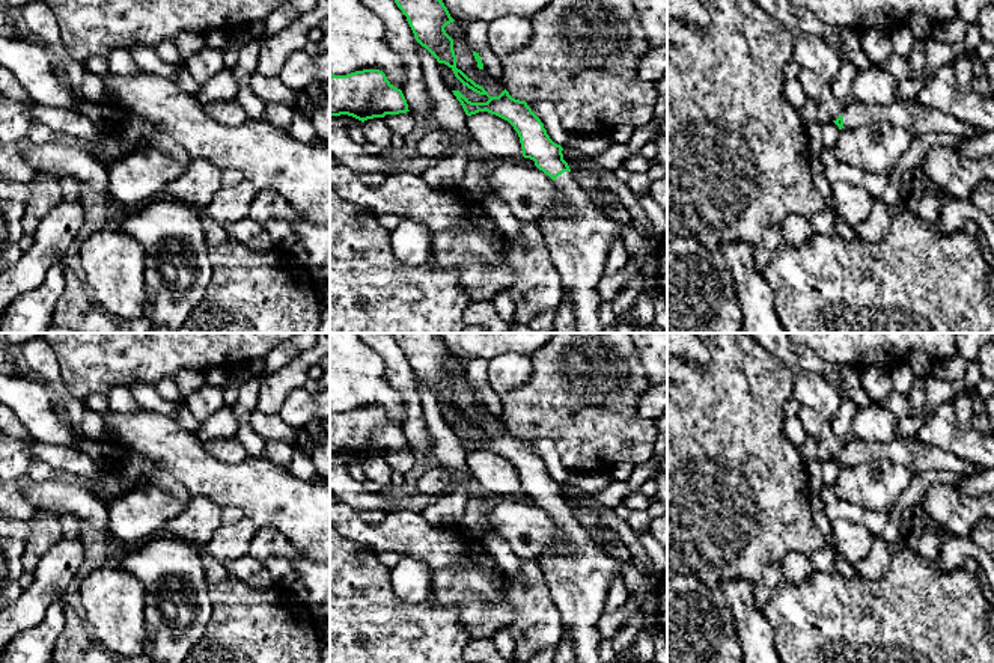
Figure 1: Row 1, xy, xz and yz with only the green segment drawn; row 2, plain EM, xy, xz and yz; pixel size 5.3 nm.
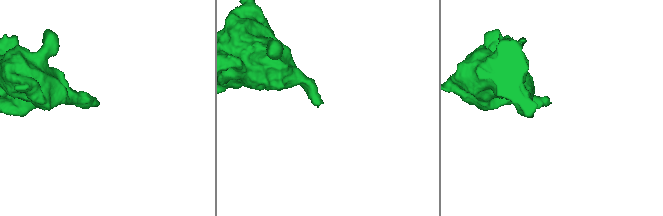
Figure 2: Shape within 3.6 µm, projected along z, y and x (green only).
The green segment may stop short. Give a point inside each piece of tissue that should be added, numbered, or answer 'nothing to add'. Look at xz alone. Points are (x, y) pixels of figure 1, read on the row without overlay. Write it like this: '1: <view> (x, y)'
1: xz (579, 580)

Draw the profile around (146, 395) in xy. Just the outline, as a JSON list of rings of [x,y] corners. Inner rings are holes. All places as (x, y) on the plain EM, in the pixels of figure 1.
[[[134,383],[130,389],[134,399],[148,411],[166,414],[176,420],[176,407],[172,402],[167,402],[155,389],[155,386],[146,383]]]

